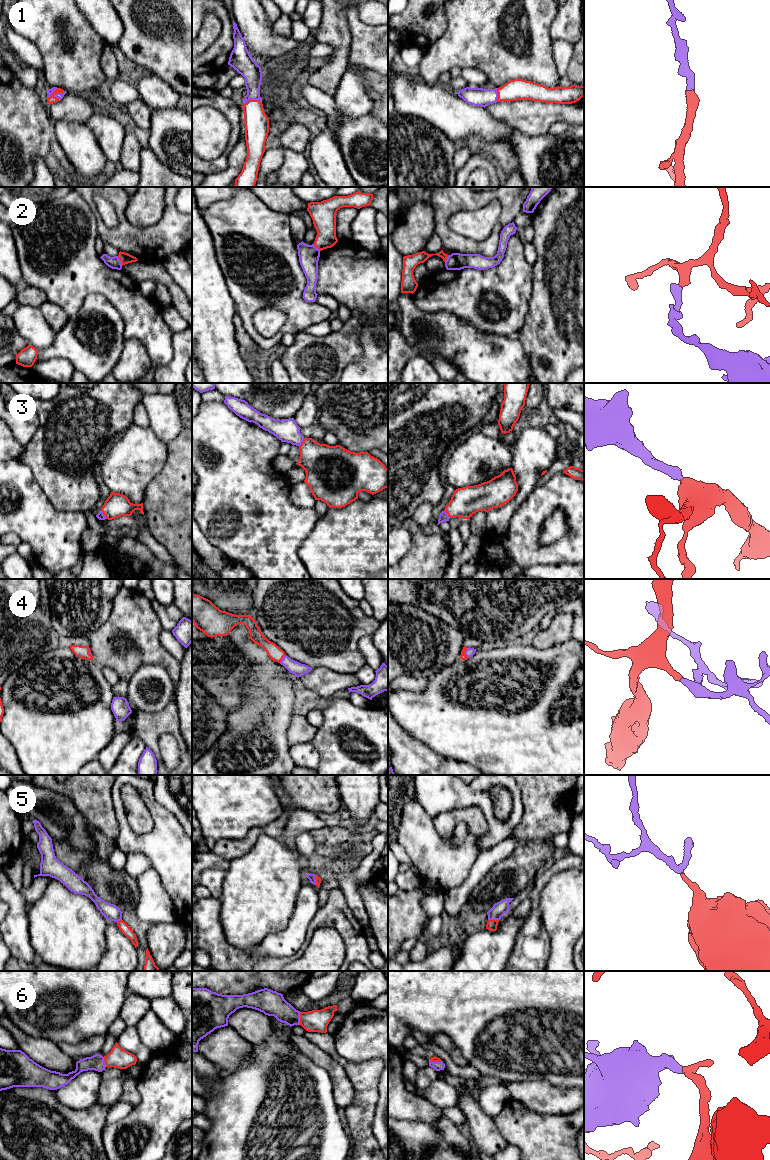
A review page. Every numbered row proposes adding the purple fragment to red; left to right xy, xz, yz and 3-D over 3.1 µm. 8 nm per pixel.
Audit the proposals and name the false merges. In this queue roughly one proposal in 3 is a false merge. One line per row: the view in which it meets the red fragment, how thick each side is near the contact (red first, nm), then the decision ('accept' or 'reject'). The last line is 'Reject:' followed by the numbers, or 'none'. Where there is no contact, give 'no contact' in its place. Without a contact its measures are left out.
1: contact in xz; calibres 200 and 160 nm; accept
2: contact in xy; calibres 90 and 100 nm; reject
3: contact in xy; calibres 190 and 60 nm; accept
4: contact in yz; calibres 50 and 70 nm; accept
5: contact in yz; calibres 80 and 110 nm; accept
6: contact in xz; calibres 180 and 190 nm; accept
Reject: 2

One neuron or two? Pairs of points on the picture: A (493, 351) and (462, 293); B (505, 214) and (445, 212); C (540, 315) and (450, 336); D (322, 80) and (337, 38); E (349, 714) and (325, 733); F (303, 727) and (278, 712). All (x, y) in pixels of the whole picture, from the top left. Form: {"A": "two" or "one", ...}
{"A": "two", "B": "one", "C": "two", "D": "one", "E": "one", "F": "two"}

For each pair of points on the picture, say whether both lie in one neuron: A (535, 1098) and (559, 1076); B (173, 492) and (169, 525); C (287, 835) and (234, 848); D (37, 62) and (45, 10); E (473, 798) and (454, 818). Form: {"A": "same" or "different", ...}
{"A": "different", "B": "same", "C": "different", "D": "different", "E": "different"}

